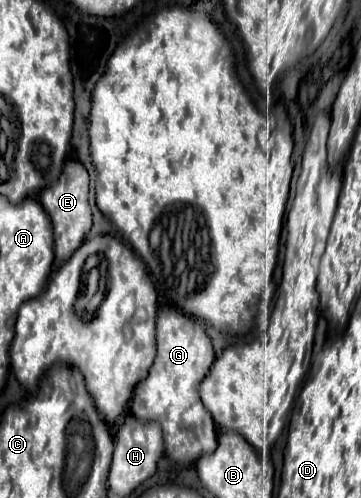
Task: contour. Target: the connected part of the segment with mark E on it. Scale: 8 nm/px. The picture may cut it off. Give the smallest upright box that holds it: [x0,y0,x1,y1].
[40,161,92,263]

